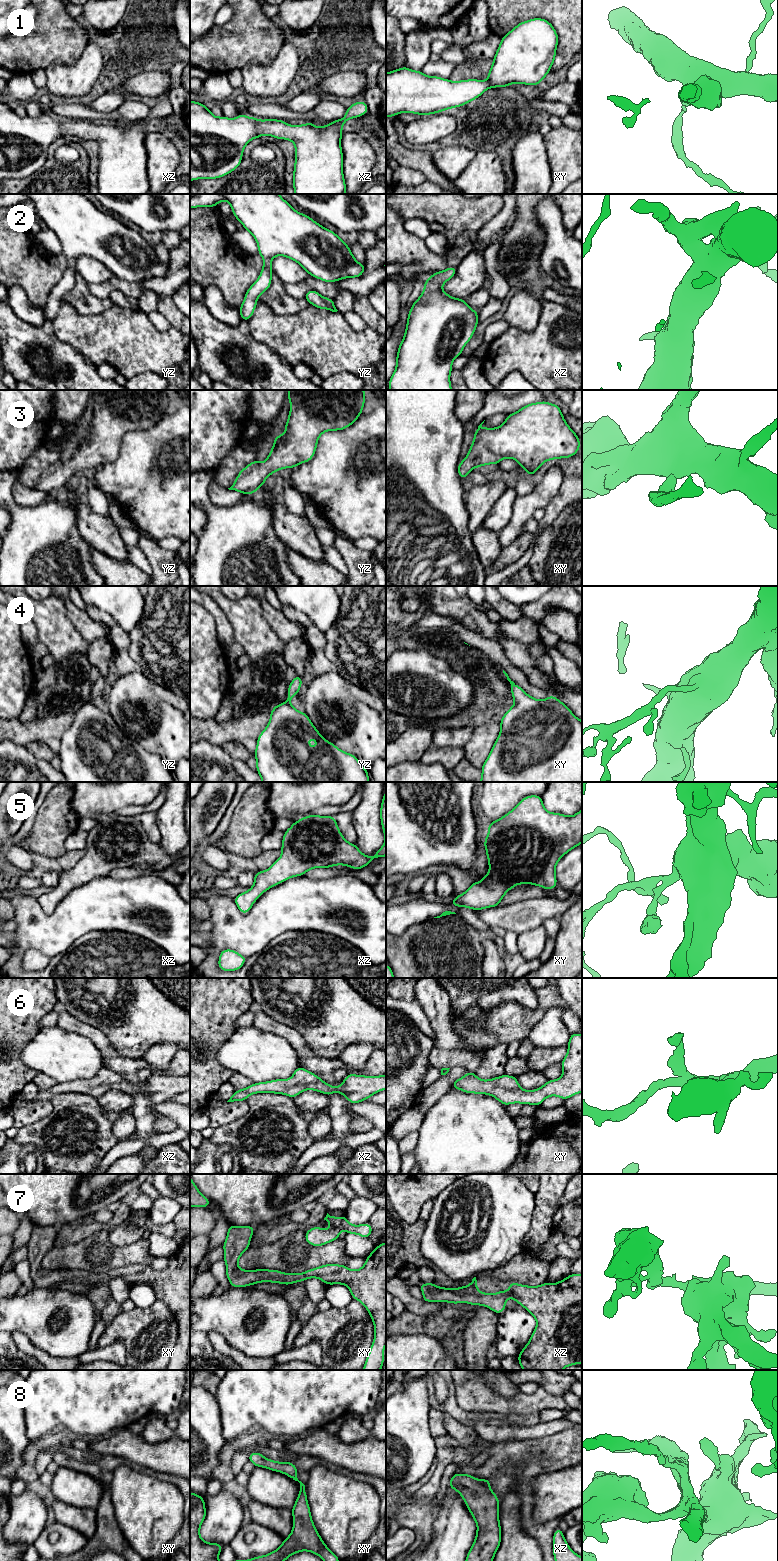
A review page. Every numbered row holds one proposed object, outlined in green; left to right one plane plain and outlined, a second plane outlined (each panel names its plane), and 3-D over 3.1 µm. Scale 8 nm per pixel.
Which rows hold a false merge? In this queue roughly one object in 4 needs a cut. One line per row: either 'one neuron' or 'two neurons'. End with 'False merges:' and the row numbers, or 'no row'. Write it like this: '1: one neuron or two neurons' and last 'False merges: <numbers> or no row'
1: one neuron
2: one neuron
3: one neuron
4: one neuron
5: one neuron
6: one neuron
7: one neuron
8: one neuron
False merges: no row

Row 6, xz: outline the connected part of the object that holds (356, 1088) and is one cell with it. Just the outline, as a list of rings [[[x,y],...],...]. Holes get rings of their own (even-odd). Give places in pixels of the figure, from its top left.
[[[299,1066],[295,1069],[290,1079],[253,1083],[247,1088],[236,1090],[227,1102],[243,1102],[246,1101],[248,1096],[262,1092],[283,1094],[290,1098],[295,1098],[304,1090],[315,1090],[328,1096],[338,1092],[345,1096],[351,1104],[356,1104],[385,1089],[386,1074],[364,1076],[349,1073],[340,1086],[333,1087],[316,1074]]]

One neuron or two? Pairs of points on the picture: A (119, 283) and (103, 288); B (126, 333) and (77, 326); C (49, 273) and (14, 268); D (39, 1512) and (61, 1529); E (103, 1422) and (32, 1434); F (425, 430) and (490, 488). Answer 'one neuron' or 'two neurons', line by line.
A: one neuron
B: one neuron
C: one neuron
D: two neurons
E: one neuron
F: two neurons

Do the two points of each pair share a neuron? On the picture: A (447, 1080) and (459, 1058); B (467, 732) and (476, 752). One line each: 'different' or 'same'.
A: different
B: different

